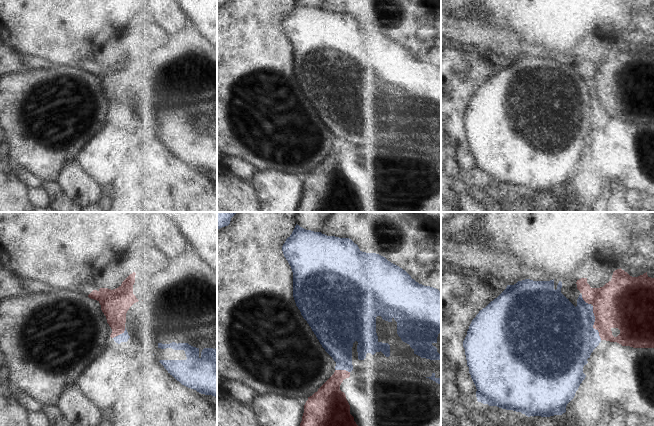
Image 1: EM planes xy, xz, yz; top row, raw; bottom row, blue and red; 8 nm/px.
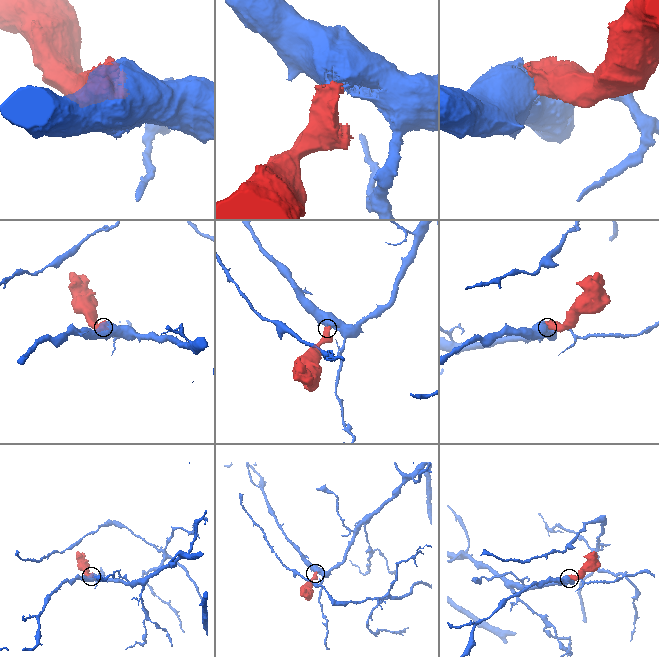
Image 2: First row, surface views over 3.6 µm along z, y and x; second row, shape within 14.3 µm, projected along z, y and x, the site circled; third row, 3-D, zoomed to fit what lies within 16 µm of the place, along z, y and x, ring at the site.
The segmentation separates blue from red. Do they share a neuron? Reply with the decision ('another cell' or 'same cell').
another cell

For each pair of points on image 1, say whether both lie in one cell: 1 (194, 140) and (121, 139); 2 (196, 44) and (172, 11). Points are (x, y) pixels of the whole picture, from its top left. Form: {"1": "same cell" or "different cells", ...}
{"1": "different cells", "2": "same cell"}

